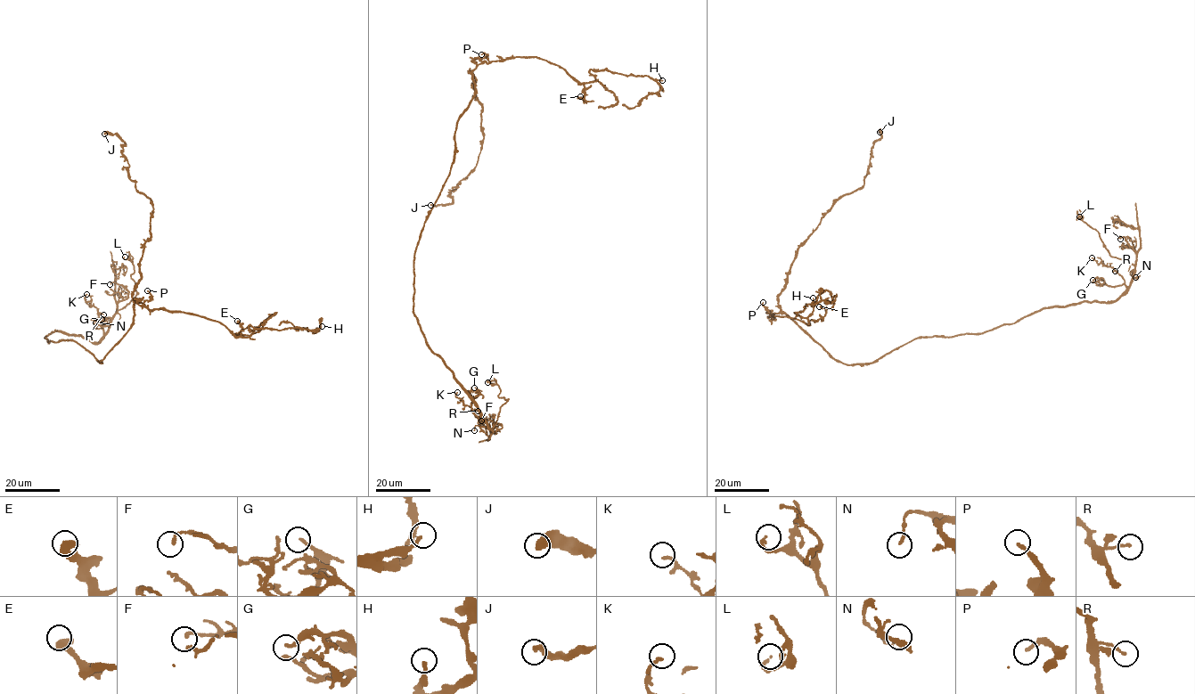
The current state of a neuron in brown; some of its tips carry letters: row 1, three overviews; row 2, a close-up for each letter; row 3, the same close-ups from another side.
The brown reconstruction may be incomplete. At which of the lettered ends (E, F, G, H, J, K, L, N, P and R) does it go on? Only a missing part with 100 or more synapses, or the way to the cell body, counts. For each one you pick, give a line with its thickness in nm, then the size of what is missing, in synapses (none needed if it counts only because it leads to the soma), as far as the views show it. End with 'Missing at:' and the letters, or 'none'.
Missing at: none

